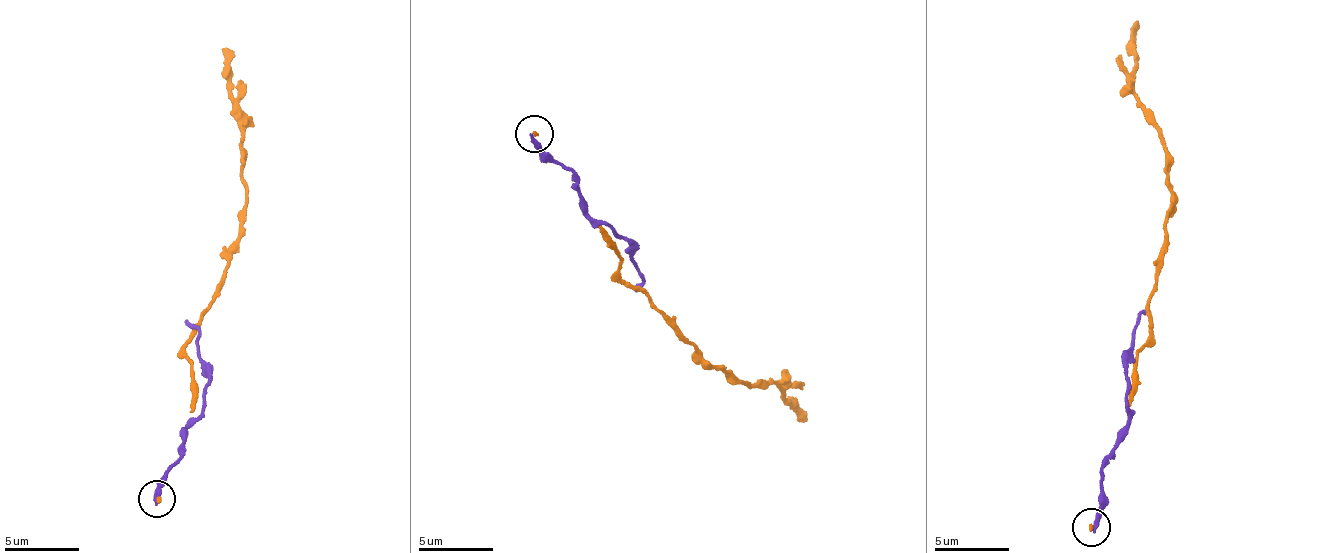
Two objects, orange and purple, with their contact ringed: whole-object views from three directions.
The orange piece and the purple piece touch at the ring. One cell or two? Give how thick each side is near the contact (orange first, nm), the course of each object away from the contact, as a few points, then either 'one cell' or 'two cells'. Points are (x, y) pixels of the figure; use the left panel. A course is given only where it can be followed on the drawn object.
calibres 150 and 320 nm; course orange (156, 500), (190, 412), (192, 365), (187, 355), (187, 339), (215, 299), (235, 244), (245, 192), (224, 50); course purple (156, 500), (189, 427), (202, 412), (202, 389), (209, 381), (209, 364), (199, 356), (199, 327), (187, 319); two cells

